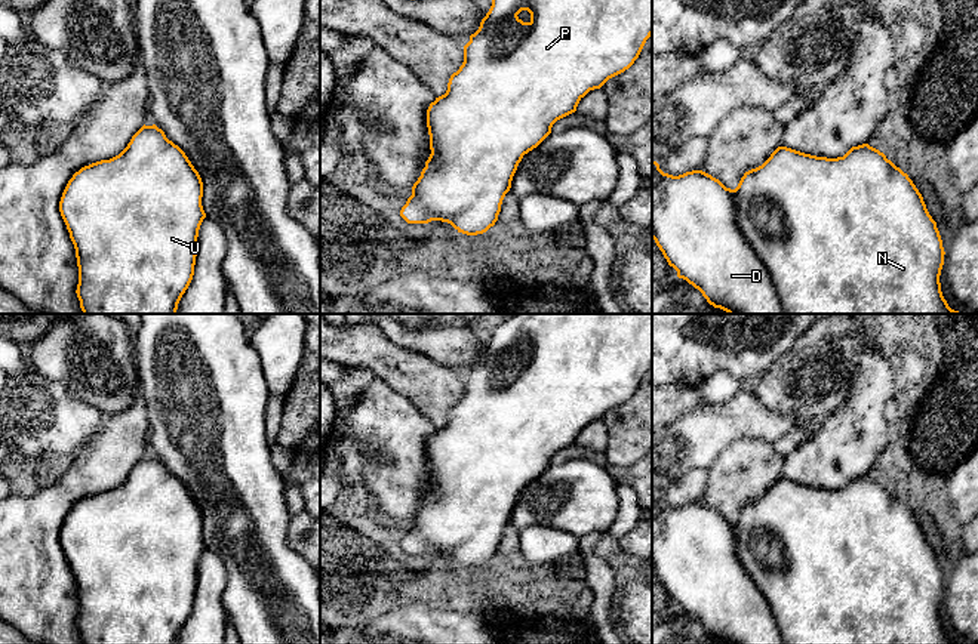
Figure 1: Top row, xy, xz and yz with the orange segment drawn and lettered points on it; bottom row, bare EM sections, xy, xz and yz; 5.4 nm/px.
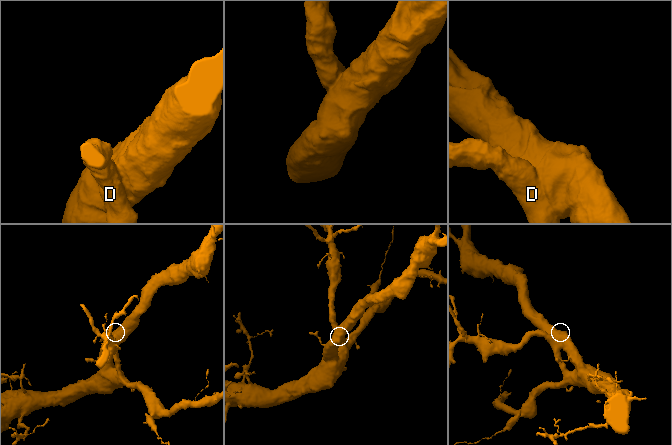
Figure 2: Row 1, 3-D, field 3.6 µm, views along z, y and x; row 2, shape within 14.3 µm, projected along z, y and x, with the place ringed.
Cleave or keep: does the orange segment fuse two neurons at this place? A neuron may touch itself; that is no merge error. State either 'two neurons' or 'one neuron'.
one neuron

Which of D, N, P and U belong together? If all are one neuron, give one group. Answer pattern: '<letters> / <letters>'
D N P U

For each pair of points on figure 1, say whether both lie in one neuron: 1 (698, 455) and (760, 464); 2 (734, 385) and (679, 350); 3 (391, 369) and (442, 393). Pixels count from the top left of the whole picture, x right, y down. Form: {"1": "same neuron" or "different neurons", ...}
{"1": "different neurons", "2": "different neurons", "3": "same neuron"}

